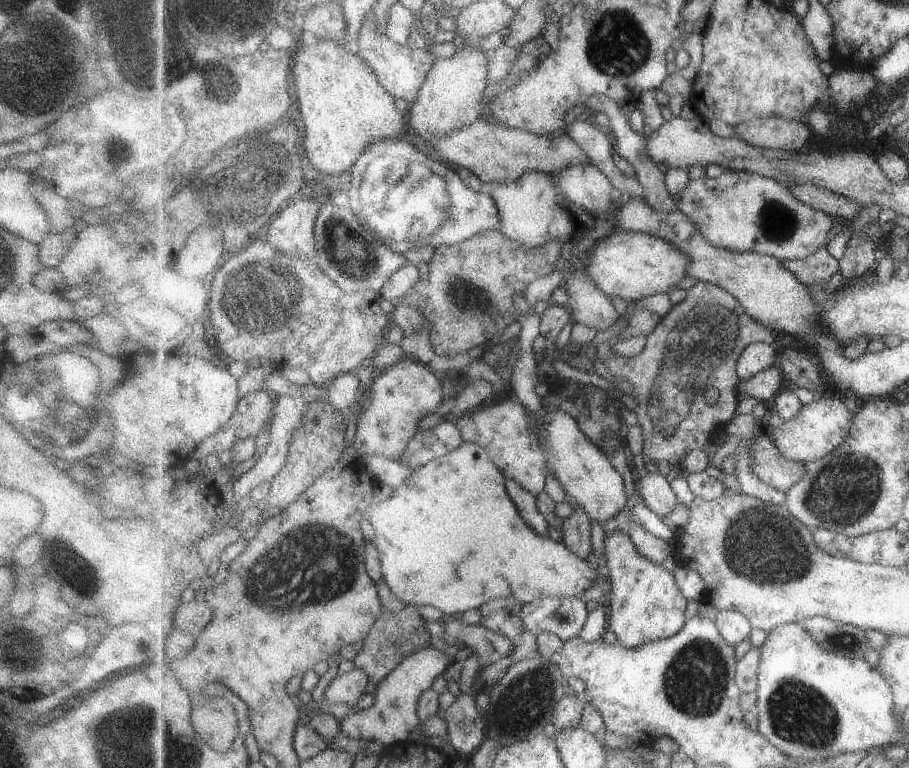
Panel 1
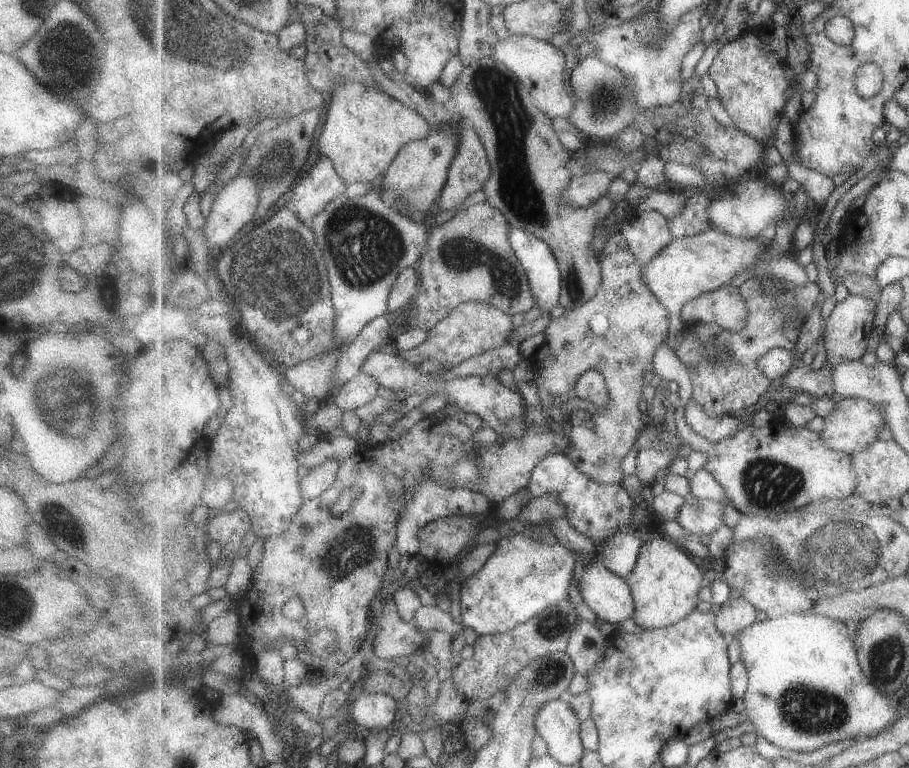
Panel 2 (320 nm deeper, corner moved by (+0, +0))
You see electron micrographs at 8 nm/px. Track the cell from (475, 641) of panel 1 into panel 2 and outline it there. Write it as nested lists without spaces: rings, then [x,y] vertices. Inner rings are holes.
[[[421,605],[421,608],[415,612],[412,623],[424,632],[431,634],[437,631],[445,631],[450,636],[456,636],[465,628],[463,624],[457,624],[453,616],[448,611],[443,611],[439,606]]]

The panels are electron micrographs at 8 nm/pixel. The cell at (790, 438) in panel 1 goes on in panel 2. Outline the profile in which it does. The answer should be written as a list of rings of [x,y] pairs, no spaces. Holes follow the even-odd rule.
[[[859,397],[837,399],[833,410],[825,417],[825,424],[820,431],[826,445],[844,453],[859,453],[877,442],[879,430],[886,424],[886,414],[882,406]]]

